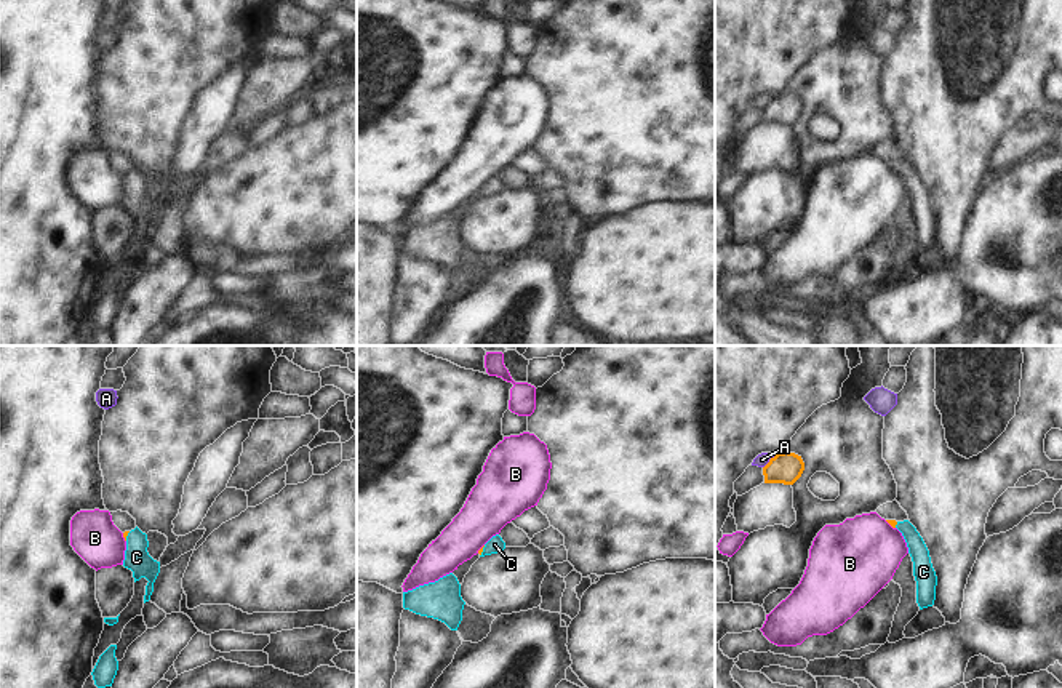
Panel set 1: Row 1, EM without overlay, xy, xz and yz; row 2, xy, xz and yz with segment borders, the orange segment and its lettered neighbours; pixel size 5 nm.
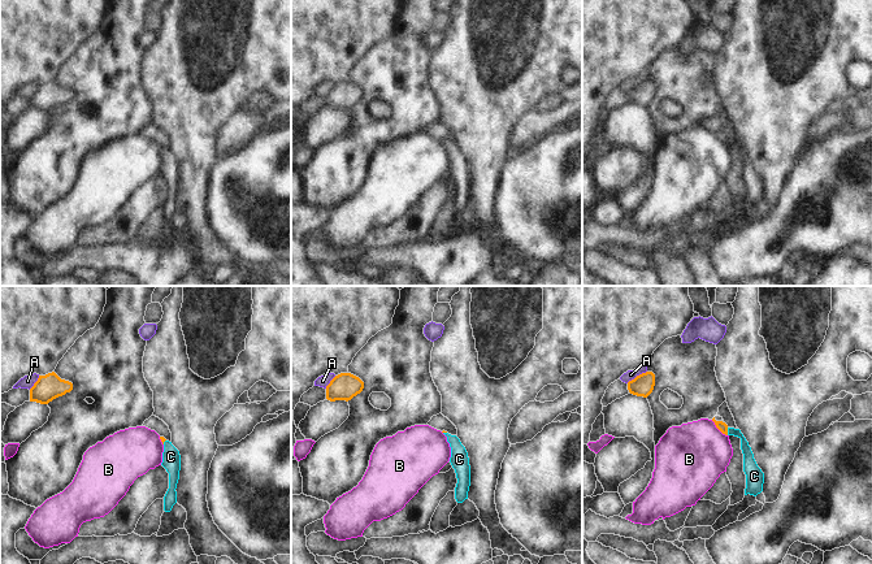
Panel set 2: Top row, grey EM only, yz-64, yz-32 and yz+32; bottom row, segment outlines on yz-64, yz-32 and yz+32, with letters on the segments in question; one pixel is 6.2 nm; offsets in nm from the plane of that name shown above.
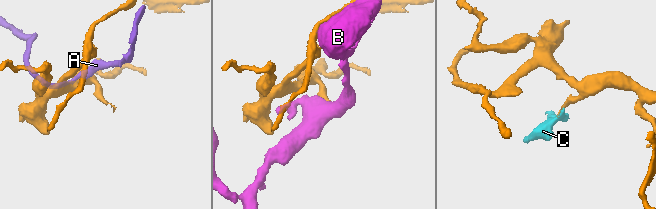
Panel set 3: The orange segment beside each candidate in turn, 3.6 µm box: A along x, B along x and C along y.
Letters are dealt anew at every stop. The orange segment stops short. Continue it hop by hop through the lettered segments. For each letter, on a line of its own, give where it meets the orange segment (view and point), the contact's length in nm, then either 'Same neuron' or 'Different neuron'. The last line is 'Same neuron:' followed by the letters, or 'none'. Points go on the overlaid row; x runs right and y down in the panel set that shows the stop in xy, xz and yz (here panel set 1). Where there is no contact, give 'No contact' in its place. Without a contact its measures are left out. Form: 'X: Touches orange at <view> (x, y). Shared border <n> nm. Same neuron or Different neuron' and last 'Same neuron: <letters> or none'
A: Touches orange at yz (770, 460). Shared border 110 nm. Different neuron
B: Touches orange at yz (890, 524). Shared border 70 nm. Different neuron
C: Touches orange at xz (482, 551). Shared border 60 nm. Same neuron
Same neuron: C

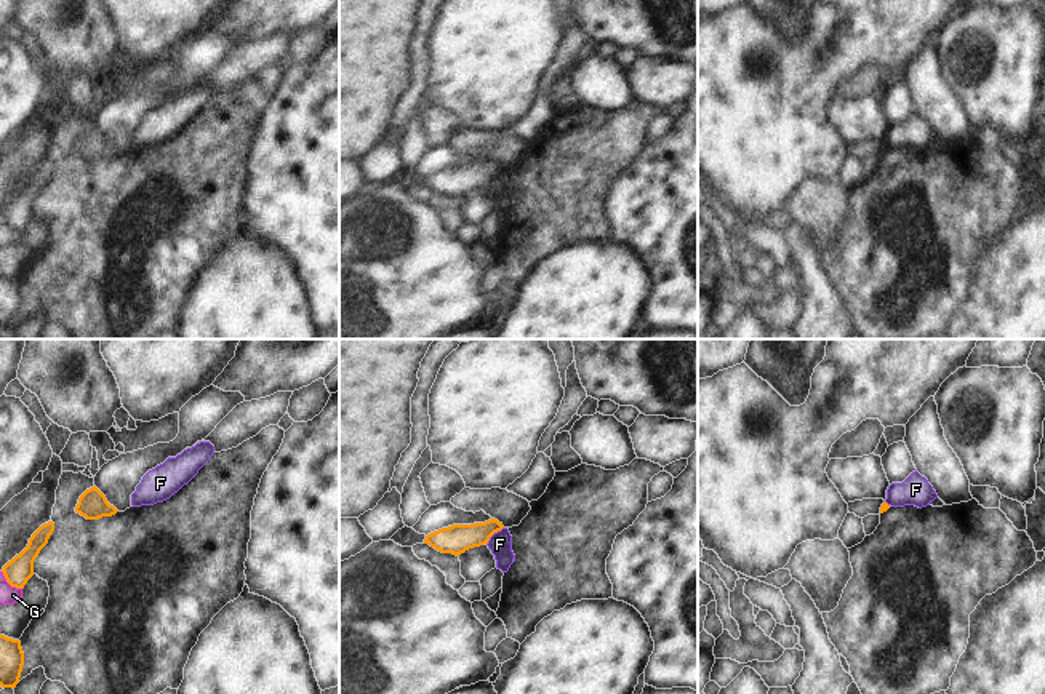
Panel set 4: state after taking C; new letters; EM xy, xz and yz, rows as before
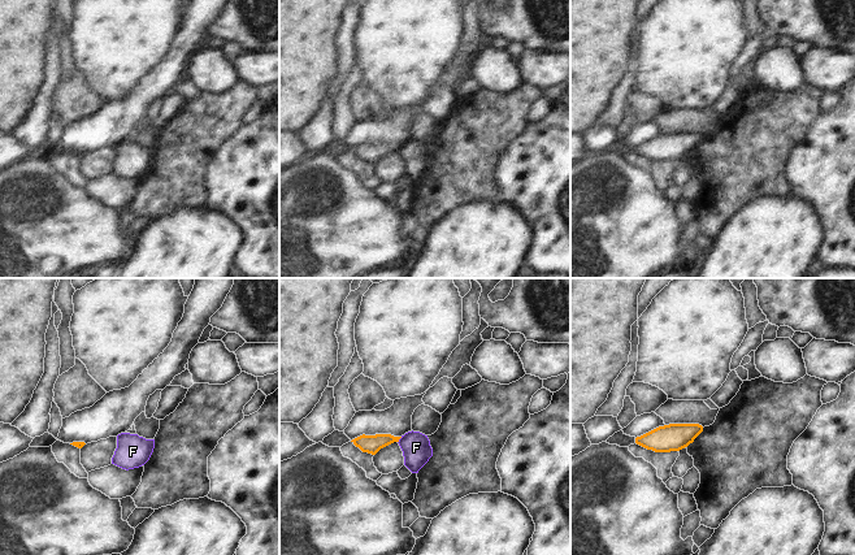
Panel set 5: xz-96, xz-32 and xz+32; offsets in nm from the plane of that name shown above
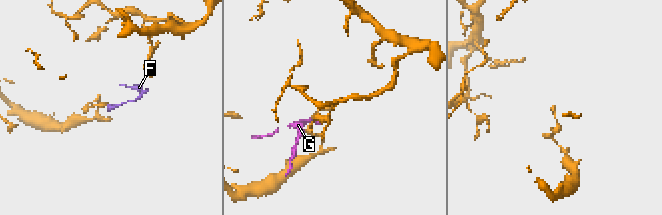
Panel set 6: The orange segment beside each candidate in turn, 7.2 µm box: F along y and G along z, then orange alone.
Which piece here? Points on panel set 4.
F: Touches orange at xz (493, 533). Shared border 130 nm. Different neuron
G: Touches orange at xy (10, 584). Shared border 140 nm. Different neuron
Same neuron: none

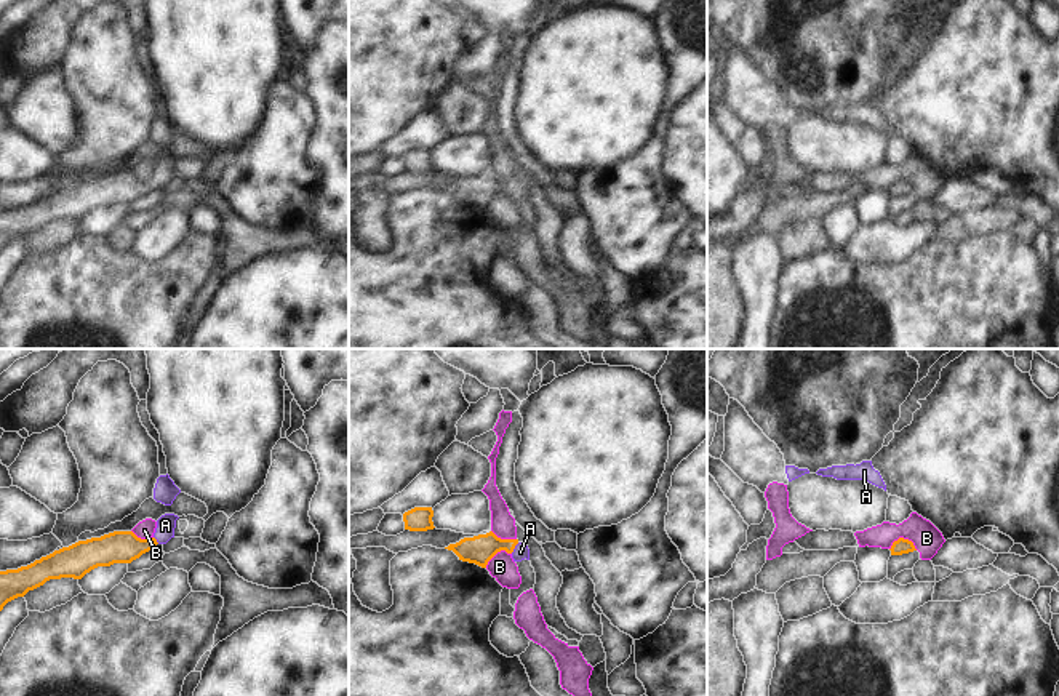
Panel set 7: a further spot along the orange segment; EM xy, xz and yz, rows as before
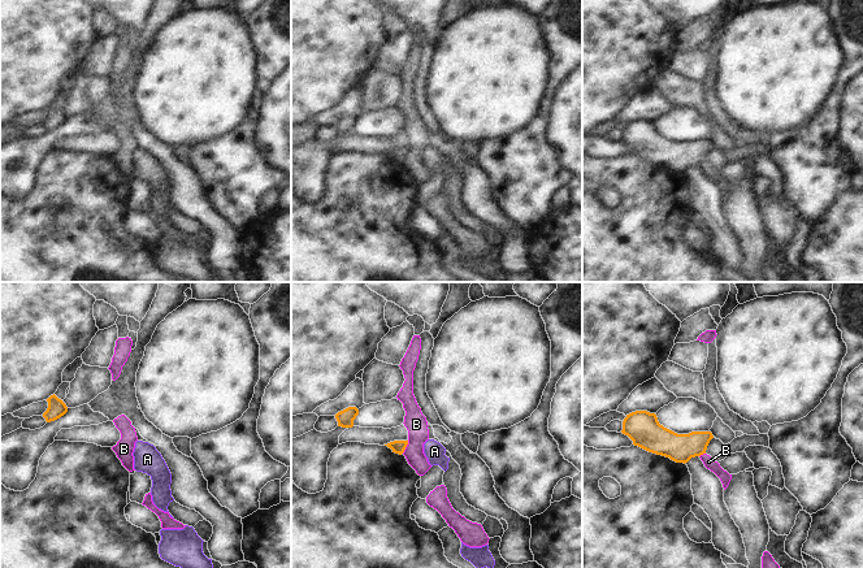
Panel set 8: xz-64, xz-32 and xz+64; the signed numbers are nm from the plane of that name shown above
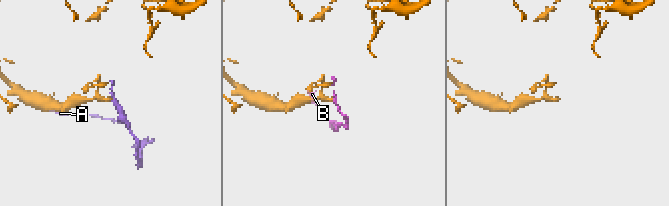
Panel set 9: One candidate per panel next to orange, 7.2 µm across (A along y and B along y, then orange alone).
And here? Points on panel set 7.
A: Touches orange at xz (514, 548). Shared border 70 nm. Same neuron
B: Touches orange at yz (903, 538). Shared border 140 nm. Different neuron
Same neuron: A

